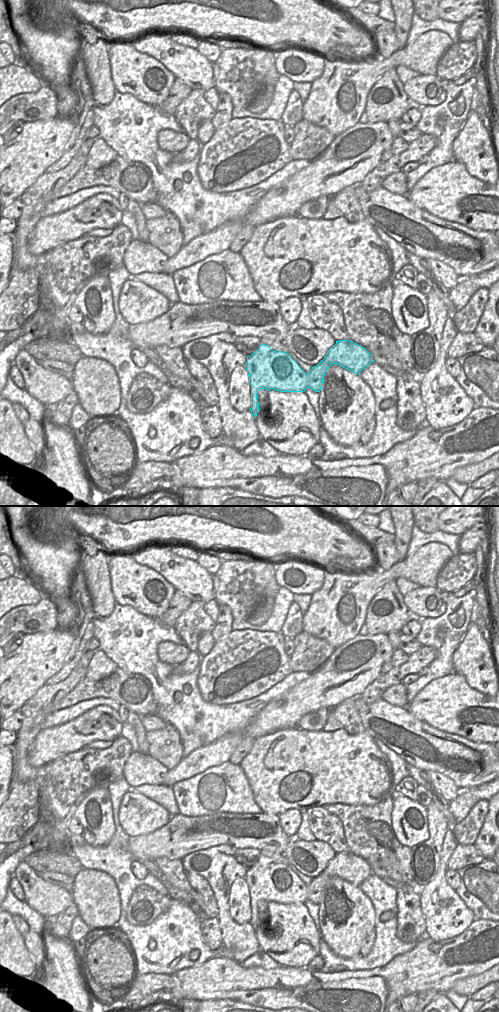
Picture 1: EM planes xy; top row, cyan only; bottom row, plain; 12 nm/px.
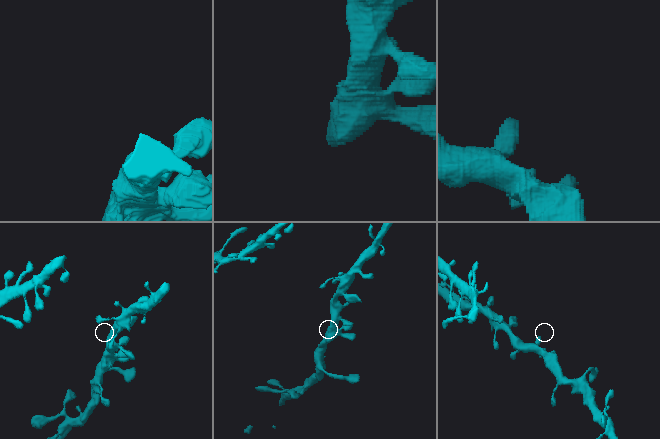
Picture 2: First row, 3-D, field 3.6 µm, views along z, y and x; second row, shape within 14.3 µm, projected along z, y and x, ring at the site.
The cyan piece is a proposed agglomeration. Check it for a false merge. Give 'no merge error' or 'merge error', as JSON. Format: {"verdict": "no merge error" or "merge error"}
{"verdict": "no merge error"}

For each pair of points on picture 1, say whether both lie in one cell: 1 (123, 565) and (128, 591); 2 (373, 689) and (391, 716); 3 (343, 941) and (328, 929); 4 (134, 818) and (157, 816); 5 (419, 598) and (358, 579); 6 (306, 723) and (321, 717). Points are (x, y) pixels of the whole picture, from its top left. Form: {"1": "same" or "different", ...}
{"1": "same", "2": "different", "3": "same", "4": "same", "5": "different", "6": "same"}

